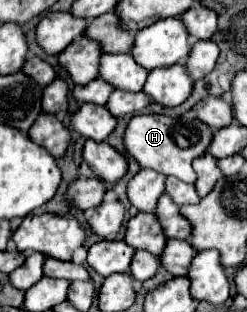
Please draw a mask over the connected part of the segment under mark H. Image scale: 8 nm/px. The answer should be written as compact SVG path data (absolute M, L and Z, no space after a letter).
M192 113L182 117L168 115L134 115L124 133L124 145L128 153L140 163L140 167L150 167L164 175L174 175L186 183L194 183L196 171L192 169L192 161L198 155L204 155L210 147L214 131L200 123Z

